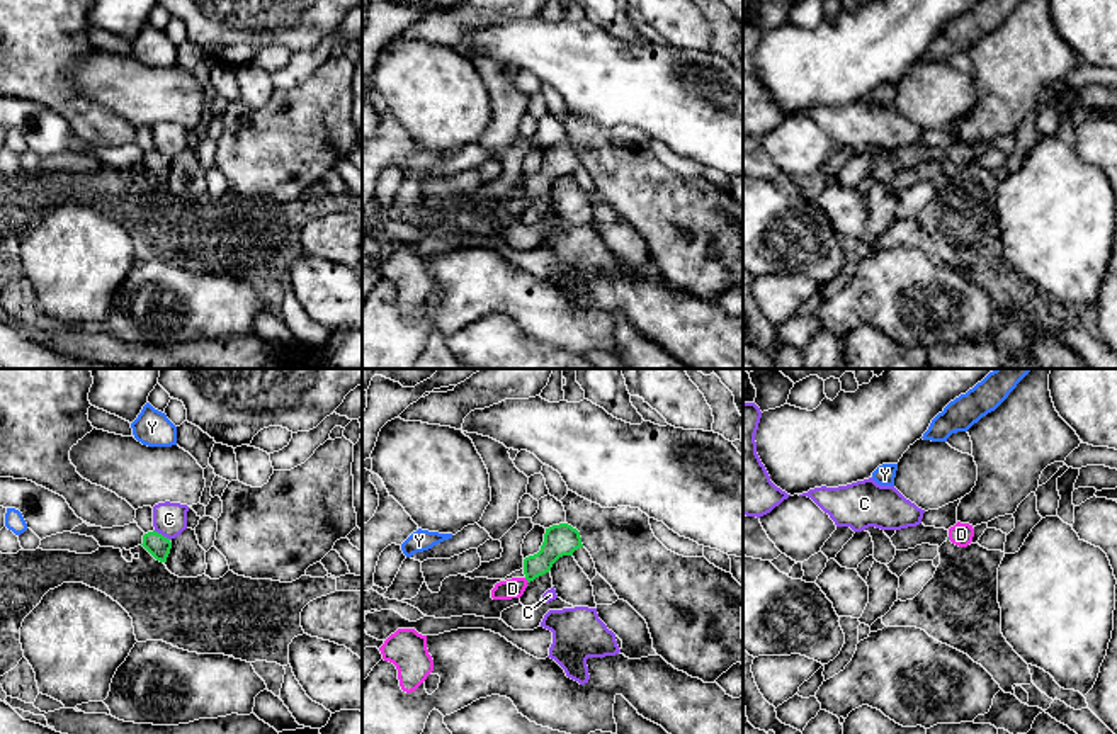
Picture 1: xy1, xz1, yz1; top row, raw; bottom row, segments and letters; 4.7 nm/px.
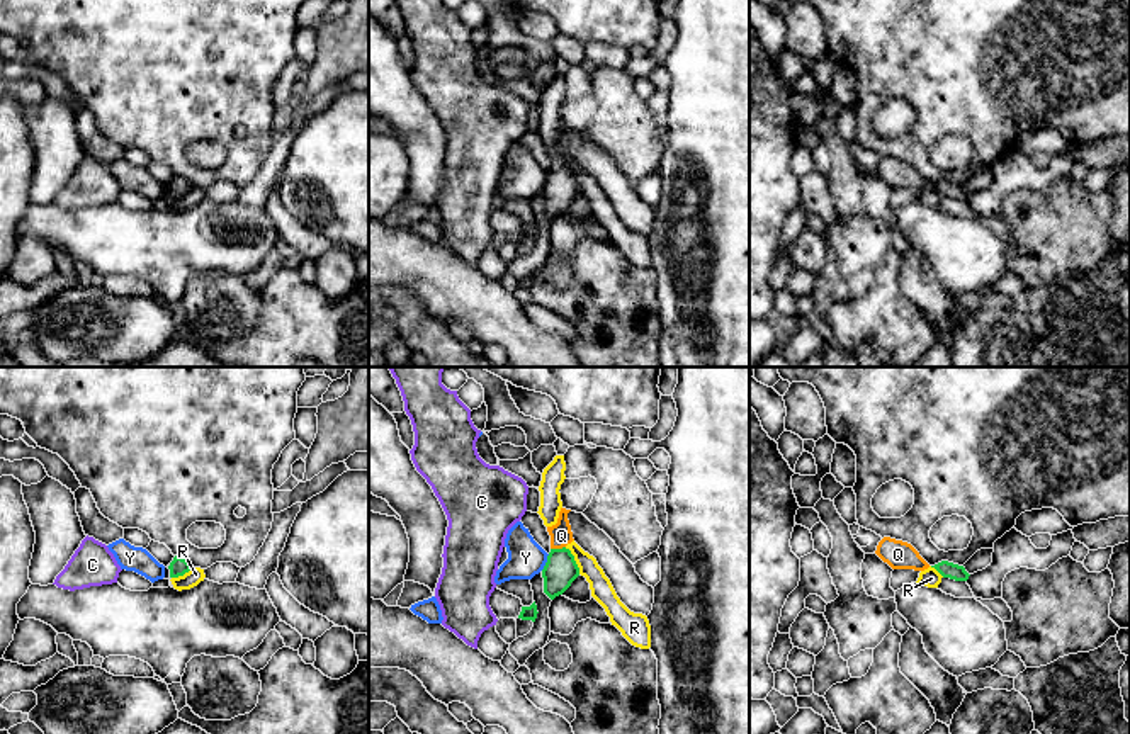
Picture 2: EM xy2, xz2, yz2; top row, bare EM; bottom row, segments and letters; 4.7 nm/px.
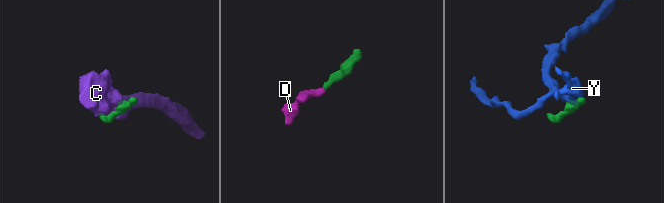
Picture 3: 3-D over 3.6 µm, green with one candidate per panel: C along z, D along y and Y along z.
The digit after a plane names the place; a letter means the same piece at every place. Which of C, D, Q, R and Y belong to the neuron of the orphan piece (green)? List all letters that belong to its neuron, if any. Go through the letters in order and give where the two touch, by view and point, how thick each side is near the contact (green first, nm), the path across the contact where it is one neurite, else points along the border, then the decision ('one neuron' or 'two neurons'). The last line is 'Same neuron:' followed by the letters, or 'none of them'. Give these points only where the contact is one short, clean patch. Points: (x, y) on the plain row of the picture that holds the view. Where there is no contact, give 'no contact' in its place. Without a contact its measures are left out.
C: meets green in xy1 at (160, 153); 110 nm thick on the green side, 160 nm on the other; border along xy1 (153, 150), (170, 158); two neurons
D: meets green in xz1 at (527, 199); 150 nm thick on the green side, 100 nm on the other; runs through xz1 (561, 158), (531, 191), (527, 199), (512, 208); one neuron
Q: meets green in xz2 at (558, 169); 160 nm thick on the green side, 100 nm on the other; runs through xz2 (561, 189), (558, 169), (561, 155); one neuron
R: meets green in xz2 at (573, 179); 160 nm thick on the green side, 110 nm on the other; border along xz2 (564, 167), (573, 175), (580, 192); two neurons
Y: meets green in xz2 at (546, 182); 160 nm thick on the green side, 180 nm on the other; border along xz2 (549, 174), (541, 189); two neurons
Same neuron: D, Q

